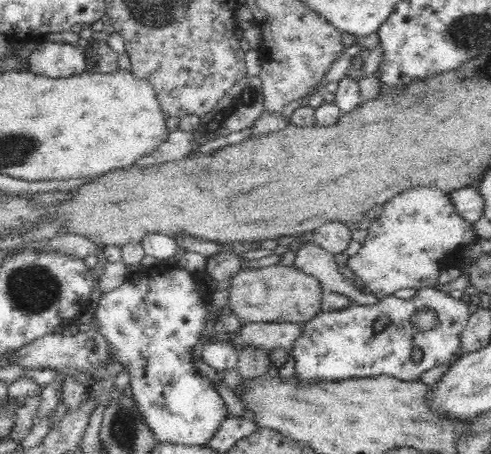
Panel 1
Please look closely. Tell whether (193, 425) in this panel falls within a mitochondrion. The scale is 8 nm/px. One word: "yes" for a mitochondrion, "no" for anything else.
no

